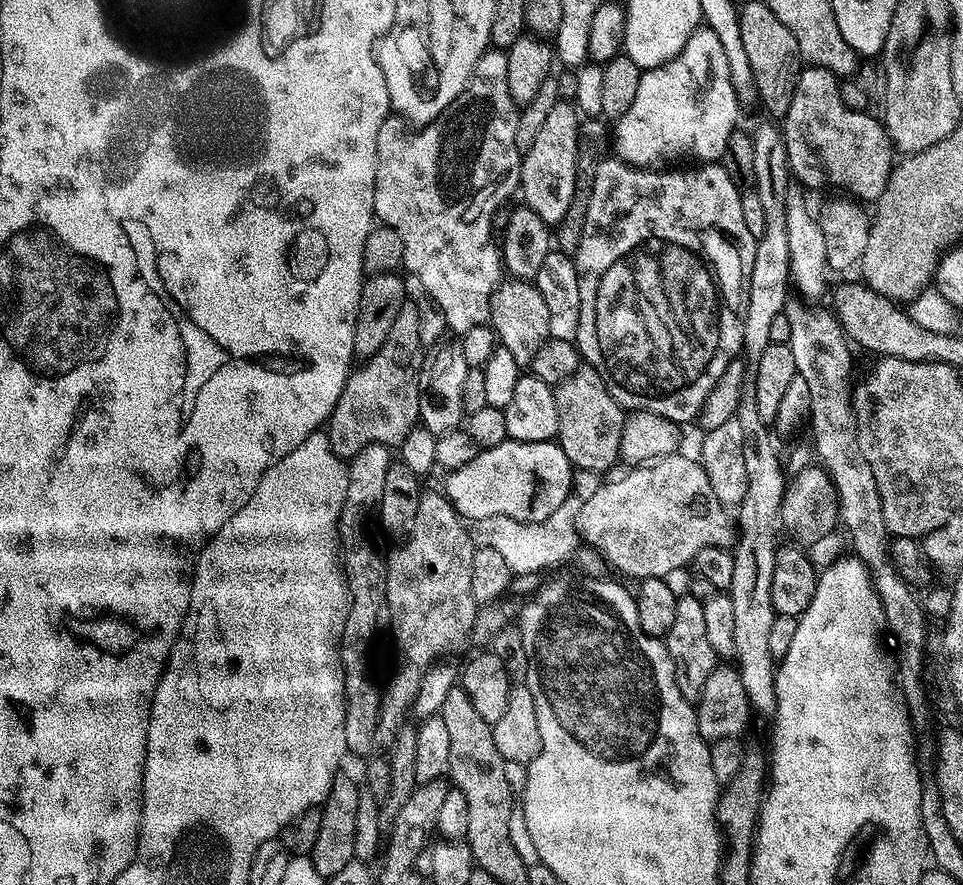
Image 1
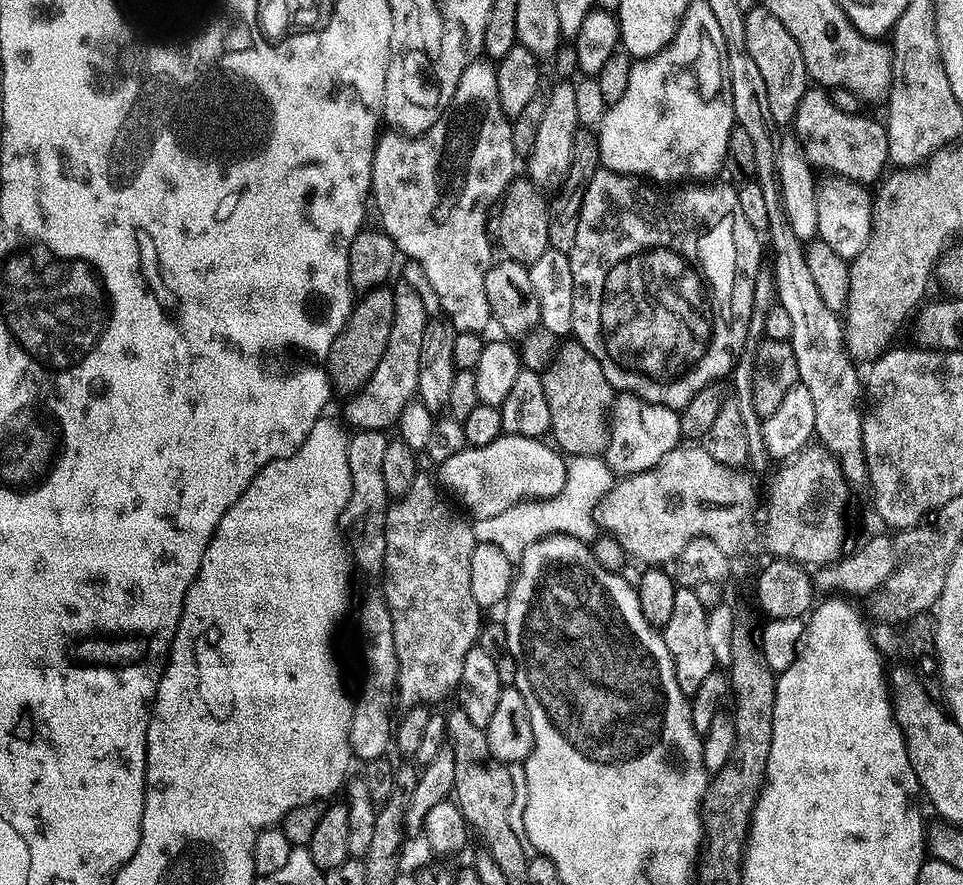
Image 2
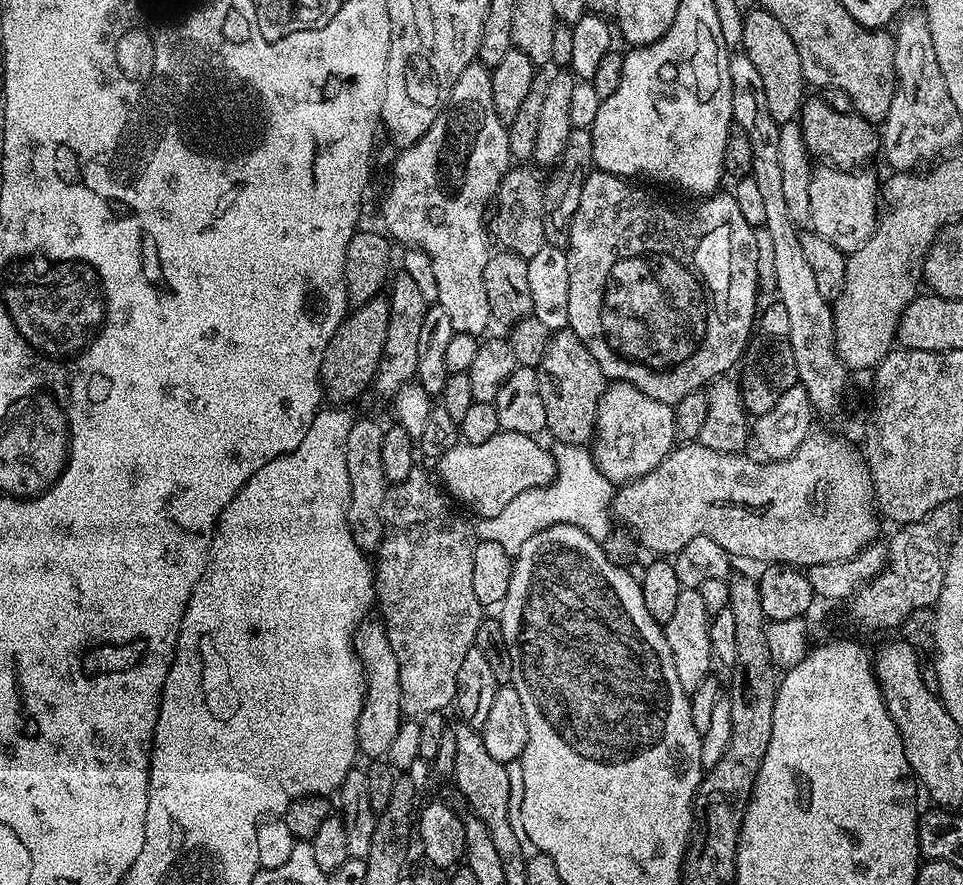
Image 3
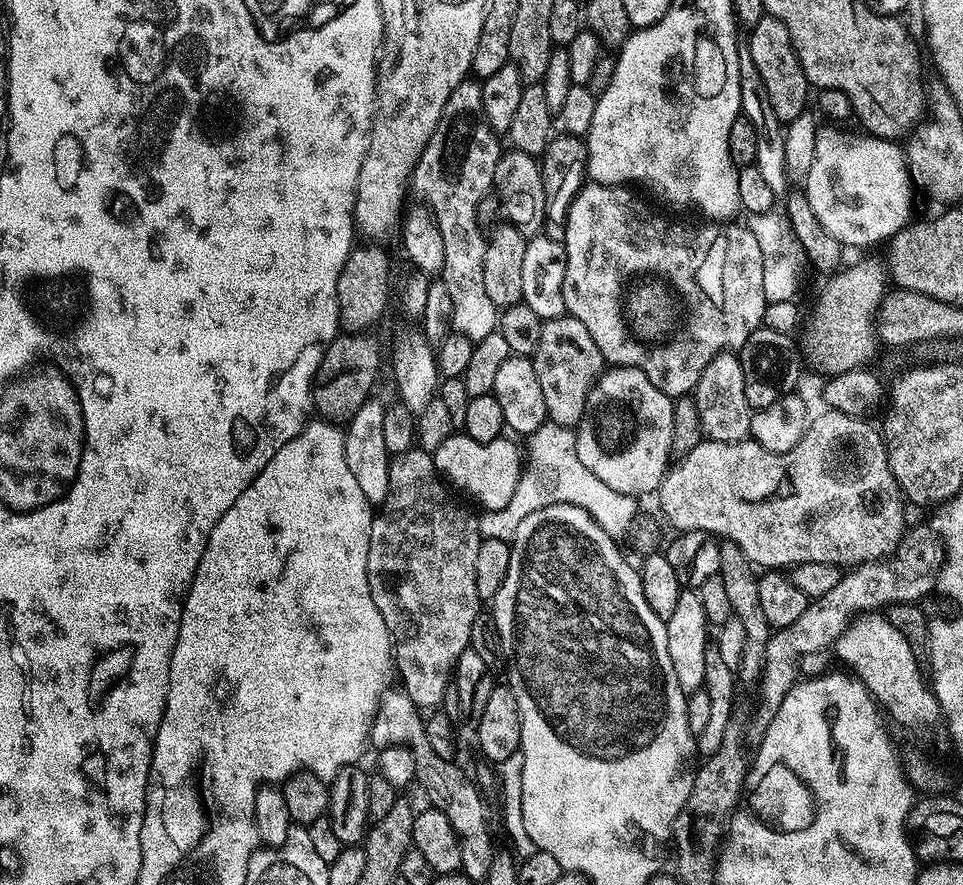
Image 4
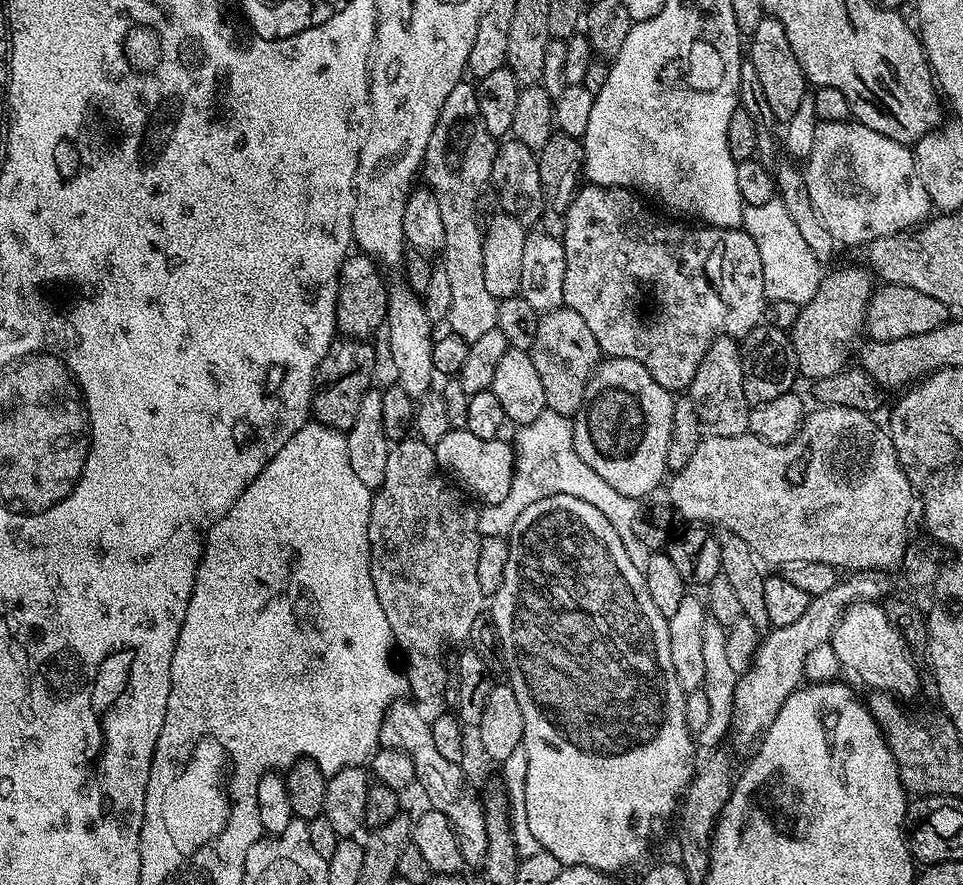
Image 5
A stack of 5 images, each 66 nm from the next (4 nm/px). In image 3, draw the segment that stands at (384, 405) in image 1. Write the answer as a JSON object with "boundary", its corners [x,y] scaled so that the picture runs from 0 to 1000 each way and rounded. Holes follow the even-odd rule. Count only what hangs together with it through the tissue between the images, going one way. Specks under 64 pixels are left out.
{"boundary":[[[418,305],[412,306],[405,316],[402,327],[403,367],[401,368],[401,391],[395,406],[395,417],[390,420],[388,438],[403,450],[411,444],[432,425],[434,414],[434,382],[437,381],[438,364],[441,363],[445,348],[442,337],[438,337],[438,328],[434,328],[430,314]]]}

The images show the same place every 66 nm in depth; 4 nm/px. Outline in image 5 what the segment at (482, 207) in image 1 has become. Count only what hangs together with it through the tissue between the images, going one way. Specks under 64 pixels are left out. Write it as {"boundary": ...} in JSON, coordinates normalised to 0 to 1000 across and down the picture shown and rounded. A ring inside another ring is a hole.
{"boundary":[[[479,93],[467,102],[463,115],[459,115],[459,124],[455,138],[451,142],[451,151],[447,151],[447,160],[442,165],[438,199],[441,199],[443,211],[452,218],[455,233],[459,237],[459,255],[461,256],[461,280],[459,297],[463,303],[464,313],[467,314],[468,342],[464,369],[471,377],[476,377],[484,385],[501,382],[510,371],[515,368],[515,346],[517,340],[511,336],[509,328],[505,328],[505,314],[501,314],[501,266],[499,254],[494,242],[494,226],[498,217],[511,202],[511,181],[515,177],[517,166],[516,155],[501,142],[501,128],[496,125],[496,111],[493,98],[486,93]]]}

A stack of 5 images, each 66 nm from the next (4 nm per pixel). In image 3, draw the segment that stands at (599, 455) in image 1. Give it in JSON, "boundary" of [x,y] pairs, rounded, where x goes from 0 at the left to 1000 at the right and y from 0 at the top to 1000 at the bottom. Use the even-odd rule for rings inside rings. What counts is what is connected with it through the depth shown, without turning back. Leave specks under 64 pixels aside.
{"boundary":[[[592,373],[572,376],[567,391],[567,400],[563,402],[563,409],[557,417],[557,426],[559,427],[559,441],[563,441],[563,459],[567,459],[568,492],[573,492],[574,498],[584,502],[610,503],[619,492],[619,469],[629,437],[629,427],[625,423],[625,414],[617,409],[617,400],[609,395],[604,382],[600,382],[600,377]]]}

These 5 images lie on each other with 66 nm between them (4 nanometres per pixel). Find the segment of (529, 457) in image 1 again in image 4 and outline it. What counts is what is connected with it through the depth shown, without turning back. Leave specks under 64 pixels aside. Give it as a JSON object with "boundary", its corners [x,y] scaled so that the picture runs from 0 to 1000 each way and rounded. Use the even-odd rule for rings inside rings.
{"boundary":[[[470,490],[449,512],[449,520],[453,523],[454,534],[470,553],[479,551],[484,559],[491,560],[503,576],[512,579],[530,567],[542,537],[541,503],[539,506],[534,498],[528,496],[532,495],[520,495],[513,499],[492,499],[492,495],[487,493]]]}

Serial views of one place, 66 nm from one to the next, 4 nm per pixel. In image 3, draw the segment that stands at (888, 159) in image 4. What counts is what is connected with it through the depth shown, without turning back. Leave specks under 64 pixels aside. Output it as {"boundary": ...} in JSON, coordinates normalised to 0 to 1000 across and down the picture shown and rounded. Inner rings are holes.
{"boundary":[[[867,188],[848,189],[843,195],[841,206],[841,244],[842,256],[858,273],[866,273],[873,285],[884,287],[889,280],[893,280],[906,268],[906,261],[912,252],[912,238],[910,240],[910,217],[912,221],[912,208],[901,192],[877,192]]]}

